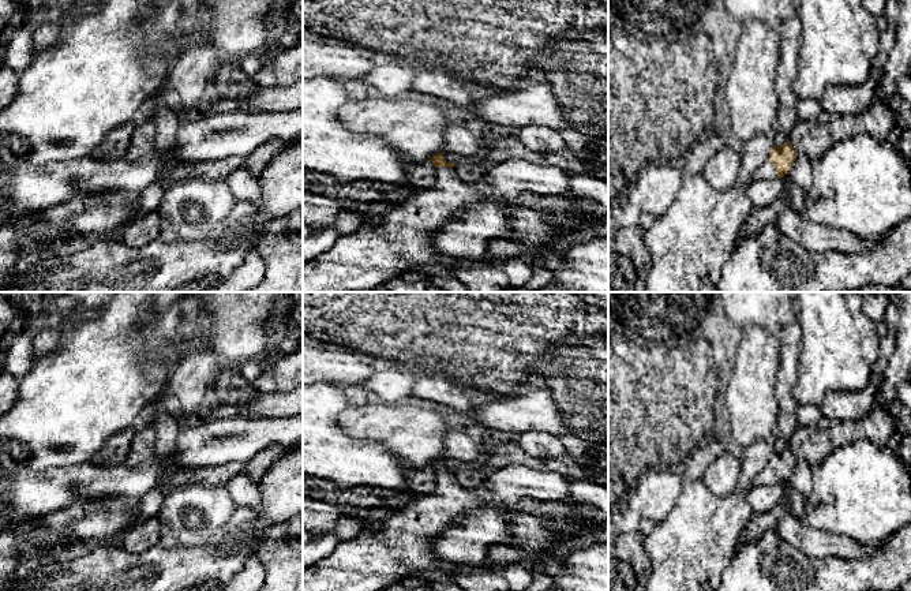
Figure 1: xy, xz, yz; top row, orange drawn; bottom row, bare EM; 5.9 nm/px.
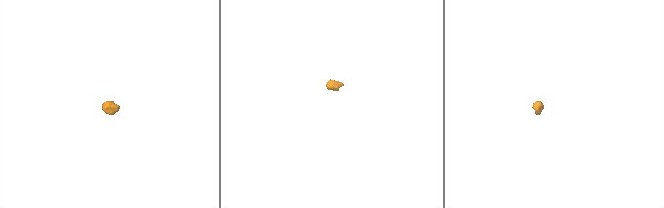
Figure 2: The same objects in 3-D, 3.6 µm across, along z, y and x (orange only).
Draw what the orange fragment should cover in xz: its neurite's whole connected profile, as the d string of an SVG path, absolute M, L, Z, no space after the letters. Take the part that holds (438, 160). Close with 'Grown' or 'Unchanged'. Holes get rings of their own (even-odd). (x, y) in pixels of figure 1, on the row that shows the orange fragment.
M436 153L430 161L436 168L435 183L425 190L415 190L390 206L382 221L375 227L360 225L356 231L341 233L334 244L323 254L303 266L303 292L353 292L375 289L405 270L425 265L449 266L453 261L439 254L432 243L435 229L460 214L466 206L480 202L503 205L509 210L509 237L494 239L488 247L488 257L479 262L479 268L502 268L507 259L521 257L559 233L559 228L550 224L539 210L516 202L487 198L473 184L462 182L454 171L454 164Z. Grown

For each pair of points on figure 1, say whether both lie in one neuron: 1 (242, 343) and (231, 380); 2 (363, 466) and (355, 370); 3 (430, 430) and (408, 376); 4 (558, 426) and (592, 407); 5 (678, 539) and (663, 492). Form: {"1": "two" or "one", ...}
{"1": "two", "2": "two", "3": "two", "4": "two", "5": "two"}

